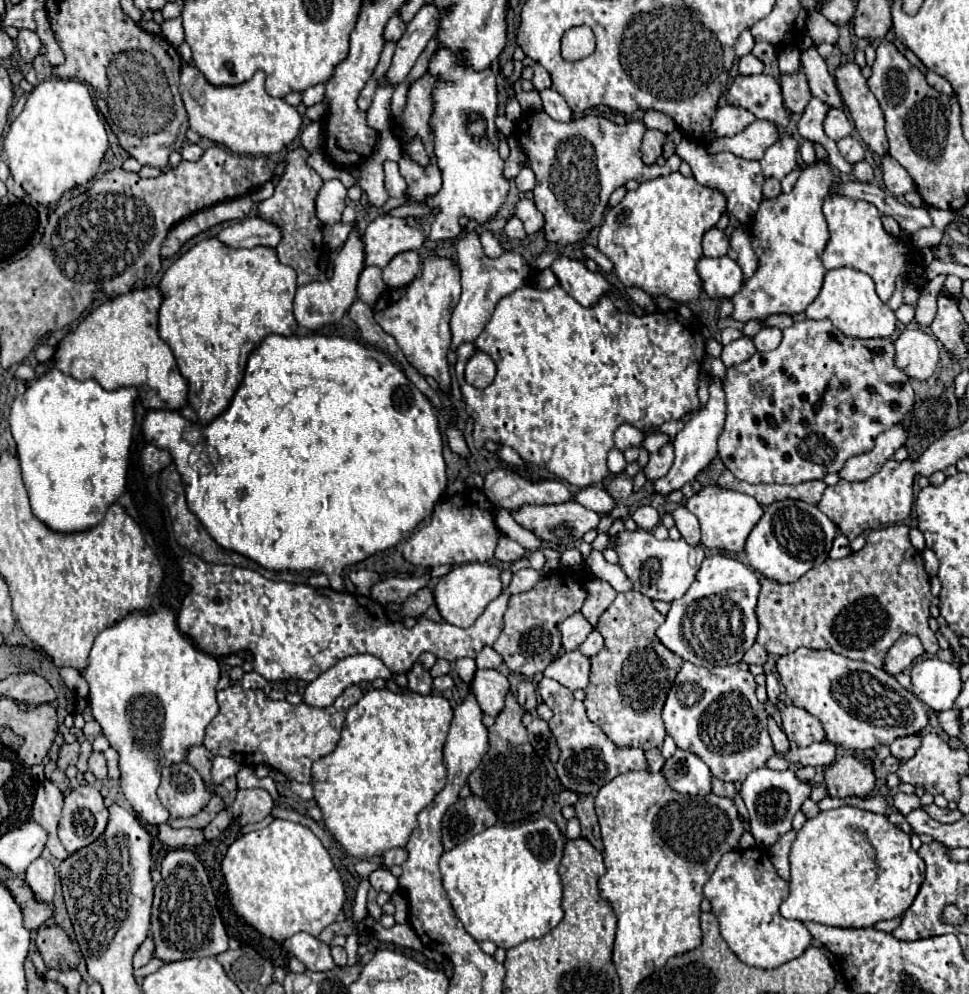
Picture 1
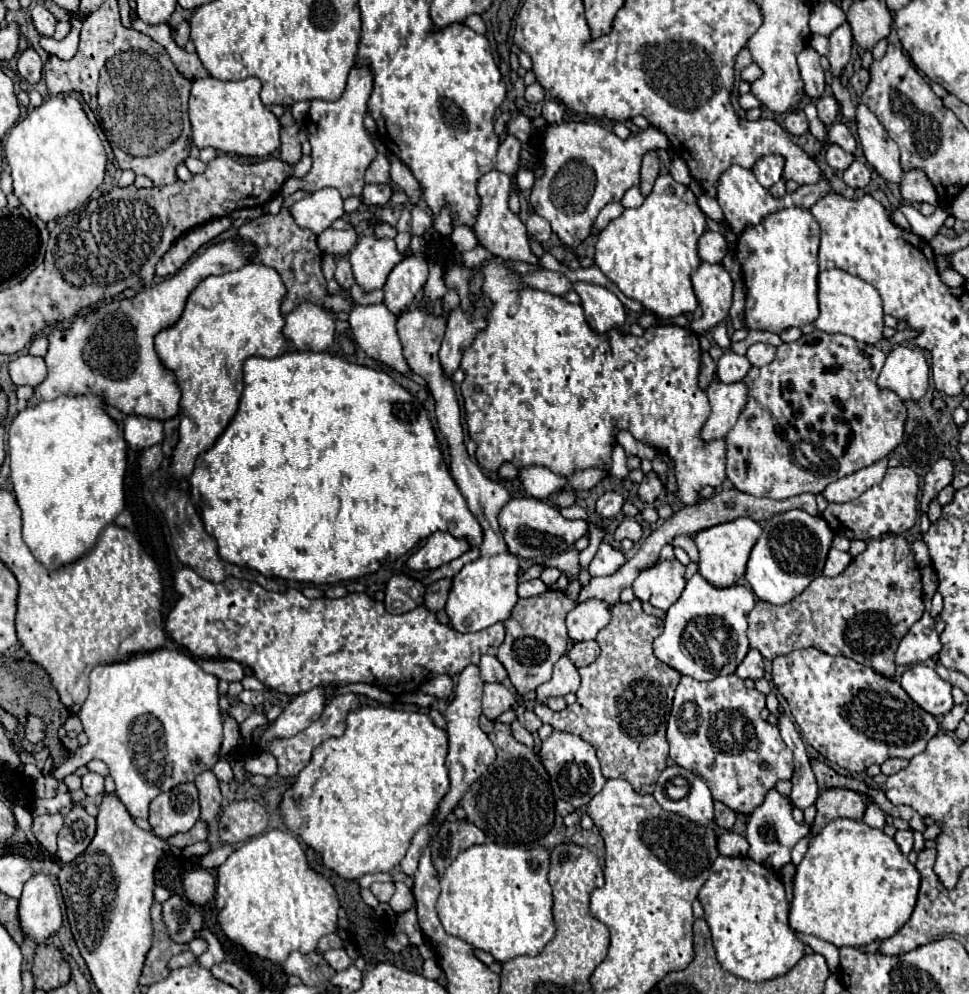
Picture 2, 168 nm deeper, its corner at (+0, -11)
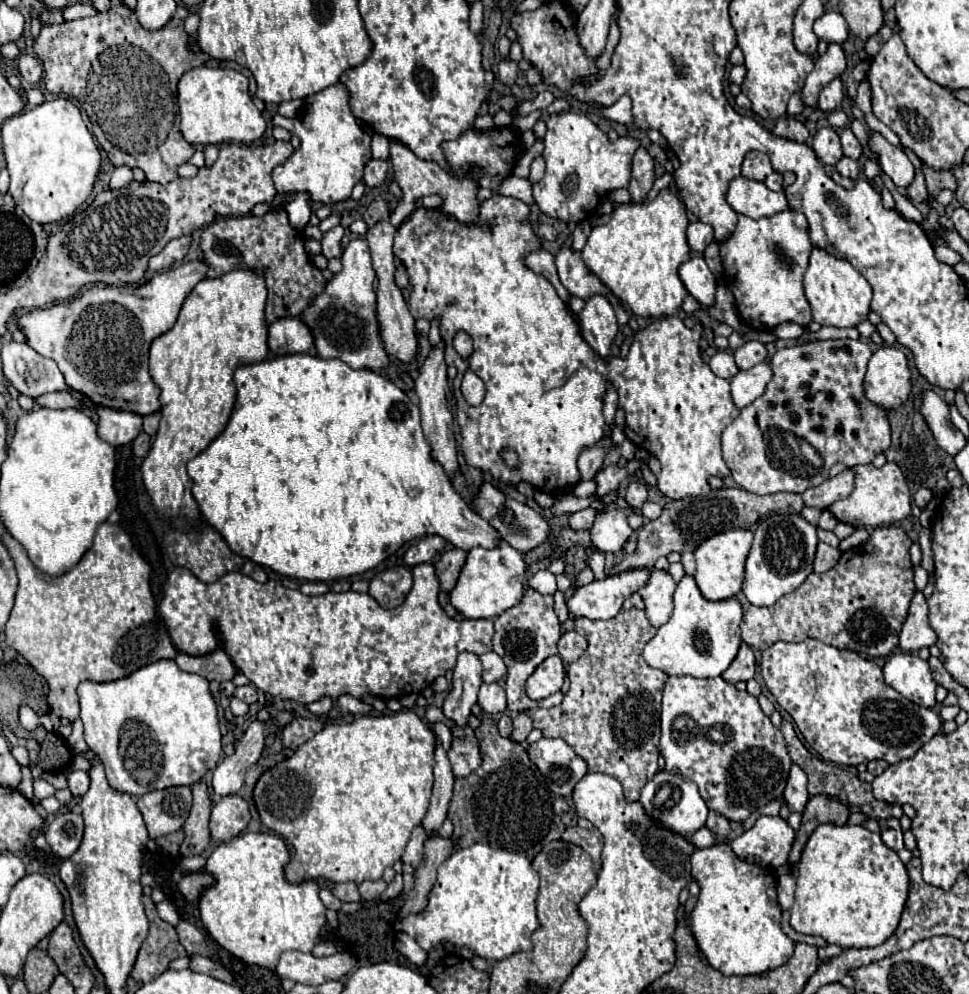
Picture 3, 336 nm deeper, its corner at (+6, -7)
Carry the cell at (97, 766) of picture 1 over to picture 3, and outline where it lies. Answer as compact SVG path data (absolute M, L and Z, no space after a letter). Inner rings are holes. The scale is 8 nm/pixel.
M74 770L70 776L68 776L68 788L74 796L84 796L90 788L90 776L88 772L84 770Z

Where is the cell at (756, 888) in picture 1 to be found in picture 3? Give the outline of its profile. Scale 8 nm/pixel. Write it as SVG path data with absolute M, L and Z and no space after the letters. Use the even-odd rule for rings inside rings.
M716 844L694 852L692 878L700 886L700 896L688 918L688 926L712 968L720 970L724 976L750 976L780 968L792 956L794 942L780 928L782 910L778 906L776 880L772 872L740 860L728 844Z

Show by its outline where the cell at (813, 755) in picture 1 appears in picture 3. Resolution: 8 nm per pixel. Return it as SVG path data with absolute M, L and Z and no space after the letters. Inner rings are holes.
M670 676L662 698L662 738L660 754L666 760L666 770L680 774L698 784L708 808L720 812L728 820L744 822L756 808L782 794L782 780L788 774L788 760L782 760L782 734L770 718L760 710L758 700L748 692L740 692L722 676L694 678Z

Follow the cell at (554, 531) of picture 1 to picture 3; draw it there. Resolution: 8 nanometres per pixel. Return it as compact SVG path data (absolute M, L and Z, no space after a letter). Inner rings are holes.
M482 484L480 486L480 490L478 490L478 494L476 494L476 502L482 502L480 504L480 516L484 518L484 520L488 520L496 530L498 530L498 534L510 544L510 546L514 546L518 552L530 552L530 550L534 550L534 548L538 548L538 546L542 546L548 538L550 538L550 534L552 534L552 526L550 526L550 522L542 516L542 514L538 514L534 508L530 508L528 504L522 504L522 502L518 502L518 500L514 500L514 498L508 498L508 496L504 496L500 490L496 490L492 484Z

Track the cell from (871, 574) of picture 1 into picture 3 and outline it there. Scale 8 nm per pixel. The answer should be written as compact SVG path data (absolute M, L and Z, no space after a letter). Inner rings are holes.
M898 526L876 528L866 546L844 552L838 564L824 574L812 572L800 588L782 596L774 606L750 606L740 624L743 642L750 648L766 650L780 640L802 642L816 638L862 656L888 656L898 646L898 634L916 592L908 554L910 544L912 540Z

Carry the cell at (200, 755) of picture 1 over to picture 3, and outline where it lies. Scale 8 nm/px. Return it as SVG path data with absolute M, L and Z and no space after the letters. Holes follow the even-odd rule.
M200 780L192 786L194 794L194 804L190 810L190 816L184 822L184 832L186 838L180 846L182 856L196 856L206 850L210 844L210 830L208 830L208 820L210 820L210 810L212 810L212 800L208 786Z

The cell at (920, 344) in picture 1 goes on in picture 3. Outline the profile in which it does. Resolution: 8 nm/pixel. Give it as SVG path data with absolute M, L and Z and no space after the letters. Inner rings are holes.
M878 348L868 364L866 372L866 396L870 402L882 408L902 406L912 392L912 372L908 358L900 348Z

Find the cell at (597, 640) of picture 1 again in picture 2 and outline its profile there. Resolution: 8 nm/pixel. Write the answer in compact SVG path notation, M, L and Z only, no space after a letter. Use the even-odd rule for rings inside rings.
M584 640L584 642L576 642L568 652L566 656L570 658L570 662L576 666L576 668L582 668L582 666L588 666L592 664L600 654L600 646L596 644L596 640Z

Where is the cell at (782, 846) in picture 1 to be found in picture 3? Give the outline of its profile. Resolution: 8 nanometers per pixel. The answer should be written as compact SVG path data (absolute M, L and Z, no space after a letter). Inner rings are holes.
M792 764L790 776L788 776L788 782L784 788L784 800L786 800L786 806L790 808L790 812L802 812L804 810L804 806L810 798L806 784L808 784L808 780L806 780L804 770L798 764Z

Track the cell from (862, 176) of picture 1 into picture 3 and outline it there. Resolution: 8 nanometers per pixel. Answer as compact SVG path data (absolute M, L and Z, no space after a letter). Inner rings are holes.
M844 156L844 158L836 164L836 170L840 172L840 176L844 176L844 178L852 178L852 180L856 180L858 174L860 174L860 166L858 166L858 162L852 160L852 158L848 158L848 156Z

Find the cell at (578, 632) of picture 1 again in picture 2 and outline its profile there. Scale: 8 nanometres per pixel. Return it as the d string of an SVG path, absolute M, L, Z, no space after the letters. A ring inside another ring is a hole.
M584 600L578 602L574 610L568 612L566 626L568 626L568 636L574 642L582 640L594 640L596 634L608 626L610 622L610 606L604 600Z

